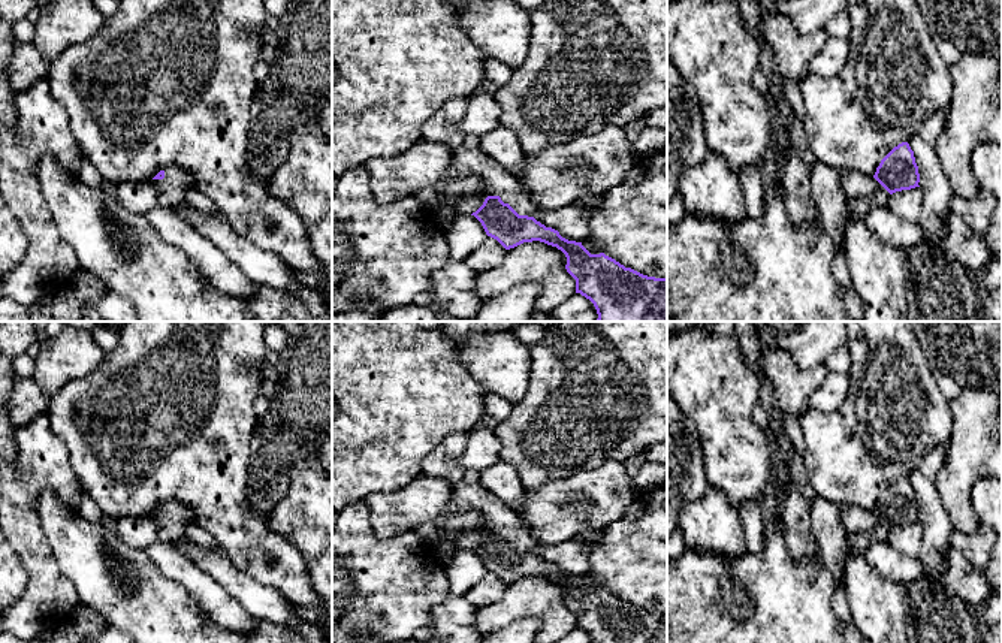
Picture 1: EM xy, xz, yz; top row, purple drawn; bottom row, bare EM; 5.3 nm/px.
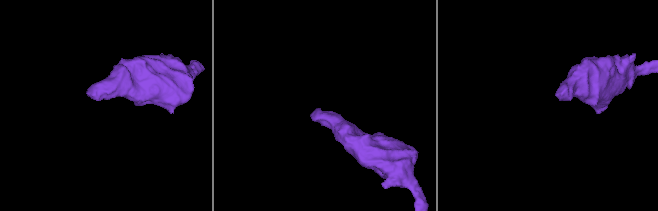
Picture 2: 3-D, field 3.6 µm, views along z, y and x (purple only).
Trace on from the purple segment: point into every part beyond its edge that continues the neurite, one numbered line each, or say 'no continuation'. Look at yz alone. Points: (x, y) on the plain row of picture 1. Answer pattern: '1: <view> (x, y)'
1: yz (854, 519)

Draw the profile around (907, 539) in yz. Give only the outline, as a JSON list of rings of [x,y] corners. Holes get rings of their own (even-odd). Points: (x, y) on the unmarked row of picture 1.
[[[915,522],[911,525],[902,525],[890,529],[887,541],[891,547],[897,549],[900,553],[911,558],[918,558],[923,535],[924,531],[921,528],[921,523]]]

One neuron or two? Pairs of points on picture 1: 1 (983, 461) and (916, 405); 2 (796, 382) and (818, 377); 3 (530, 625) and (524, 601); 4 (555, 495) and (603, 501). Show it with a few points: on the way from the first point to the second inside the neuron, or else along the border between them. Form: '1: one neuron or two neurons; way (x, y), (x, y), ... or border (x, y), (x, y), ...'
1: two neurons; border (950, 402), (951, 435), (947, 441)
2: one neuron; way (802, 382), (812, 380)
3: two neurons; border (542, 621), (519, 618), (503, 627)
4: one neuron; way (567, 491), (584, 486), (591, 494)

